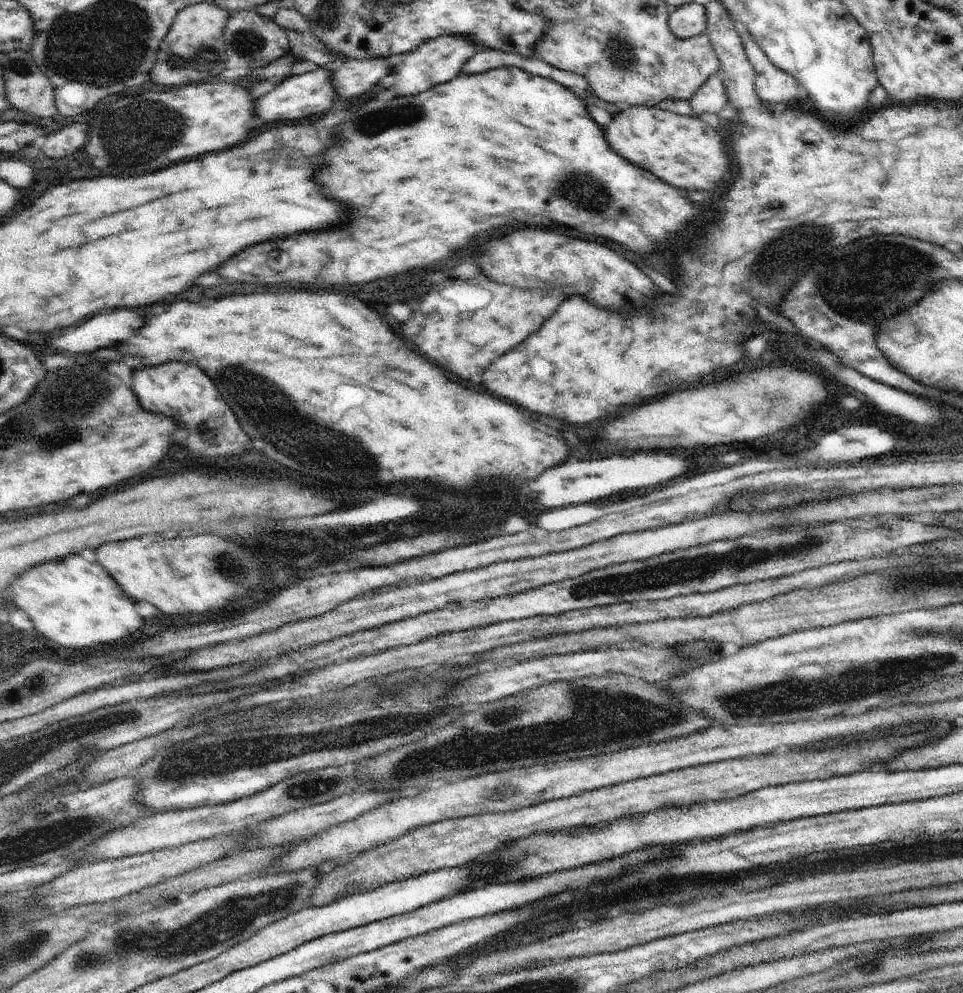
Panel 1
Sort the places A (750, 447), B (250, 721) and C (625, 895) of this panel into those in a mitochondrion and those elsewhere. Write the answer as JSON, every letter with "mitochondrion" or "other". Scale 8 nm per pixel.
{"A":"other","B":"mitochondrion","C":"other"}

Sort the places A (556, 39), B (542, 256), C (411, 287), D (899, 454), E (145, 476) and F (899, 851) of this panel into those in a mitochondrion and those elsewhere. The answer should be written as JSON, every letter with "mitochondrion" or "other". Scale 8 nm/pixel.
{"A":"other","B":"other","C":"other","D":"other","E":"other","F":"other"}

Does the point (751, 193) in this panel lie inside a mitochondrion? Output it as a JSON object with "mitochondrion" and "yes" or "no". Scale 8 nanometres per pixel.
{"mitochondrion":"no"}

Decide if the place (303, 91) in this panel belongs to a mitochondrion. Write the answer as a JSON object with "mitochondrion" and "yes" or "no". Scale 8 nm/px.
{"mitochondrion":"no"}

